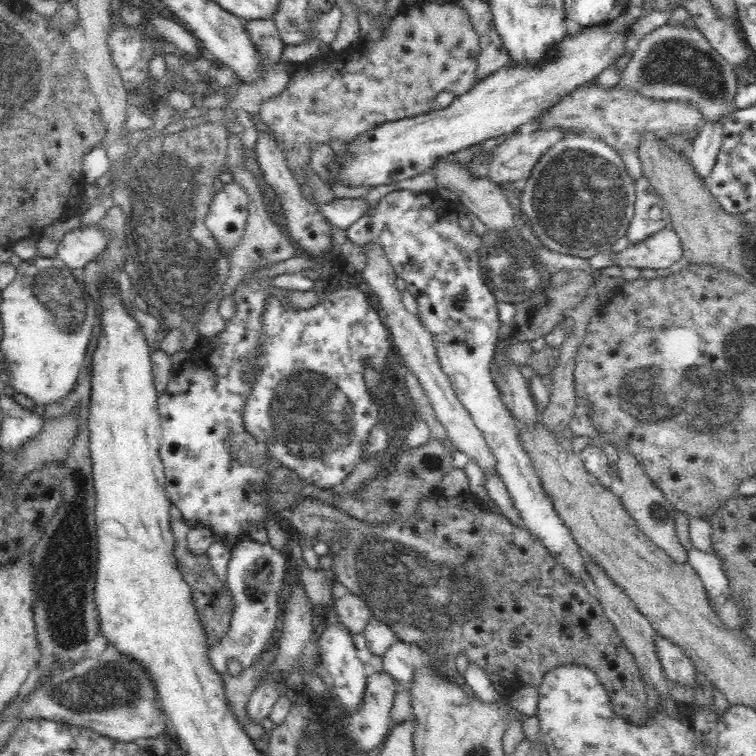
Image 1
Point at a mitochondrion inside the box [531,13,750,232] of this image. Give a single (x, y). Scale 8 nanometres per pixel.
(676, 61)

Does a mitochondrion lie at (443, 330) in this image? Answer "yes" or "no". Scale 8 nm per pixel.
no

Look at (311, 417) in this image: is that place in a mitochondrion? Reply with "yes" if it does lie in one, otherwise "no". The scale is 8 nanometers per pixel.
yes

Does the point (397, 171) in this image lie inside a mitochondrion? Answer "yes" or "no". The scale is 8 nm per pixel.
no

